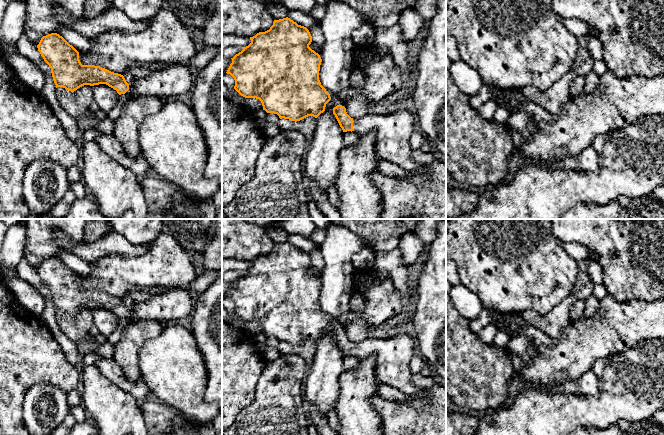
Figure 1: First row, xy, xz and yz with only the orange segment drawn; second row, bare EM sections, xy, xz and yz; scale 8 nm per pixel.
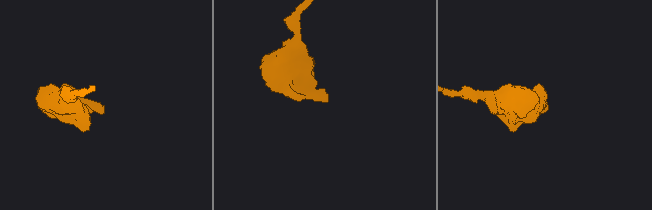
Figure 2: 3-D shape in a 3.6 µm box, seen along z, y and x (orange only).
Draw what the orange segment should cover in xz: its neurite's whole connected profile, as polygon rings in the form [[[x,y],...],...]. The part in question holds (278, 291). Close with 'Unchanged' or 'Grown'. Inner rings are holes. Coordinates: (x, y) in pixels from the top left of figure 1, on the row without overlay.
[[[286,241],[274,244],[273,249],[265,256],[259,256],[250,261],[251,267],[242,271],[243,274],[232,283],[227,298],[235,304],[234,313],[245,322],[256,322],[262,327],[263,334],[274,337],[280,343],[300,345],[308,340],[317,342],[325,335],[326,328],[331,324],[330,318],[321,309],[319,295],[322,283],[309,269],[312,260],[309,254]]]. Unchanged

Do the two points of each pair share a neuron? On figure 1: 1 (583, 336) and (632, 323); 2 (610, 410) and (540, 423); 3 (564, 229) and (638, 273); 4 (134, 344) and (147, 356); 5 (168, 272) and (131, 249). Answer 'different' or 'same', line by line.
1: same
2: same
3: same
4: different
5: different

